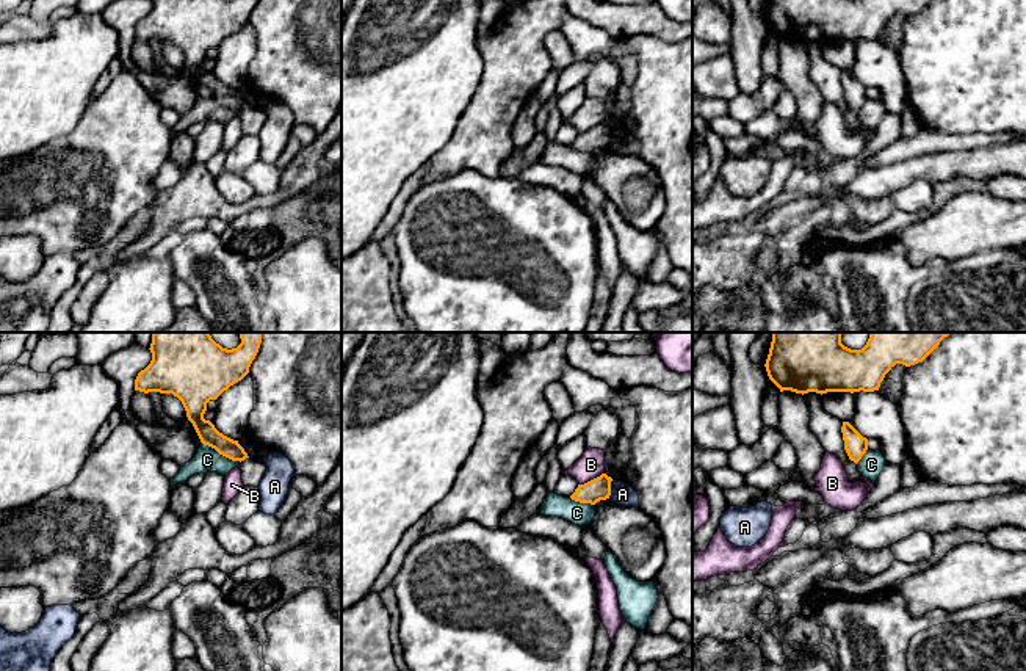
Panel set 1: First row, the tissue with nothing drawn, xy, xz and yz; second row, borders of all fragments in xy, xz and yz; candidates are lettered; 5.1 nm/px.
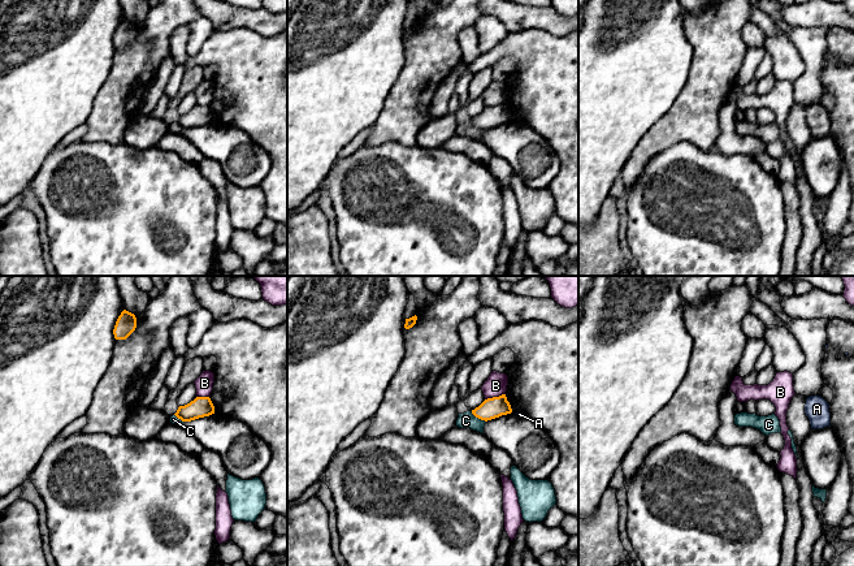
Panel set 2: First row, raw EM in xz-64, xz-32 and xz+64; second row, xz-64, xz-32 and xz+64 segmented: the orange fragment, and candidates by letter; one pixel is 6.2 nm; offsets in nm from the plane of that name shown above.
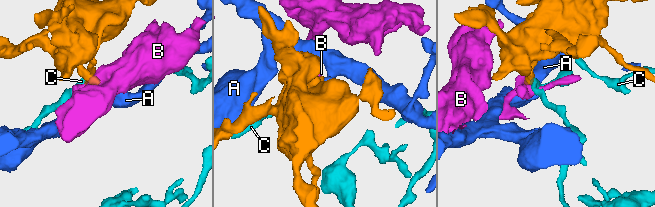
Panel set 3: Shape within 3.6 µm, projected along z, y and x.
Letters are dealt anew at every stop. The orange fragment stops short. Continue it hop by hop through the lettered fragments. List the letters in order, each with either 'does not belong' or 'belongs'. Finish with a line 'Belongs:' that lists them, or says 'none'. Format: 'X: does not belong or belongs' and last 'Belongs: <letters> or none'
A: does not belong
B: does not belong
C: does not belong
Belongs: none

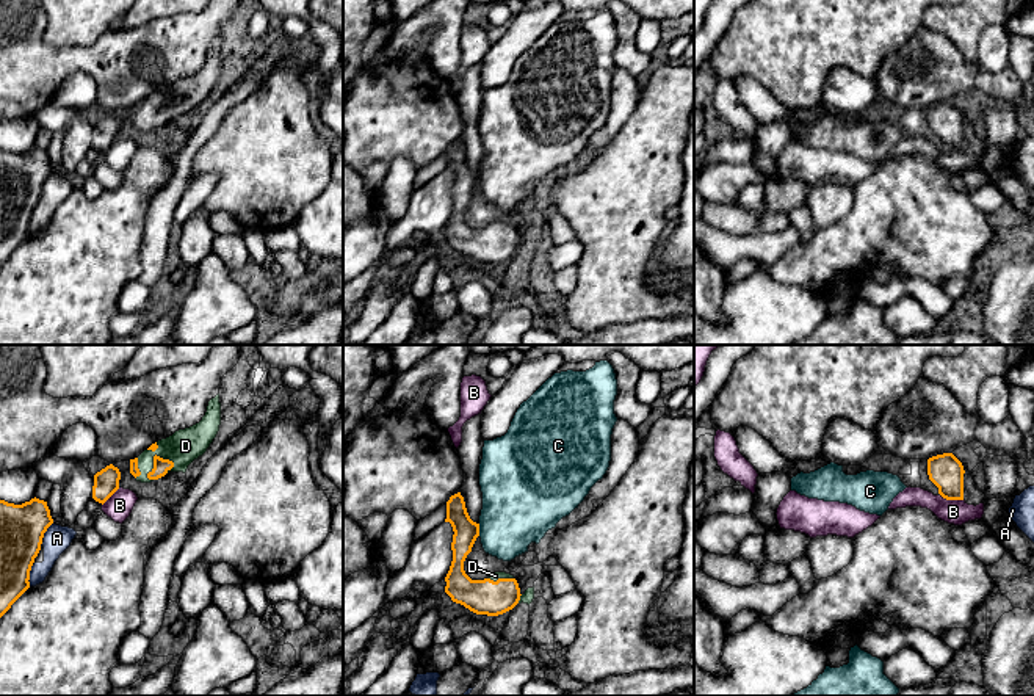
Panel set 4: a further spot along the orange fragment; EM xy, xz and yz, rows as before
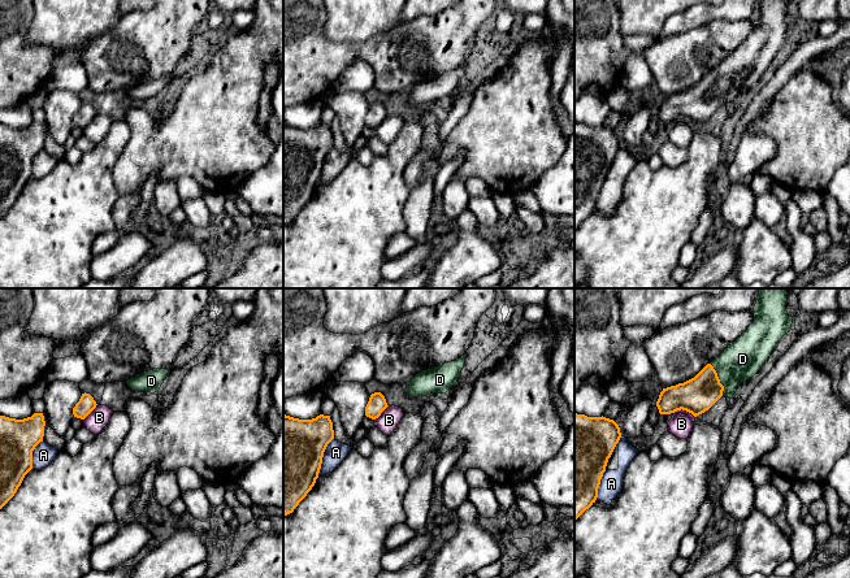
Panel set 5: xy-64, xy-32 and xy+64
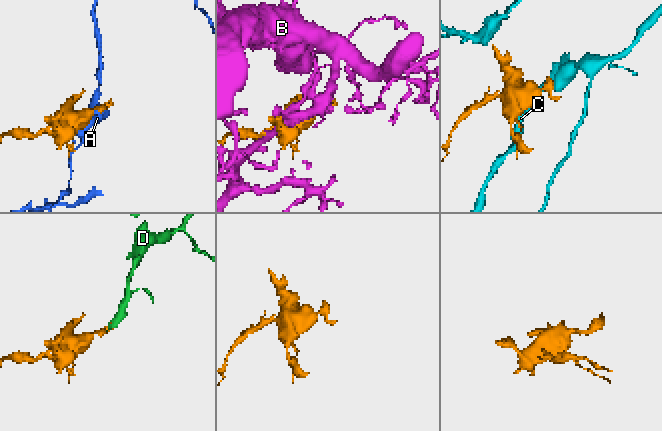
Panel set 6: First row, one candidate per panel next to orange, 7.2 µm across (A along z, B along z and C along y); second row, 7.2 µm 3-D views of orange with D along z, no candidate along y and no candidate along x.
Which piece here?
A: does not belong
B: does not belong
C: does not belong
D: belongs
Belongs: D

